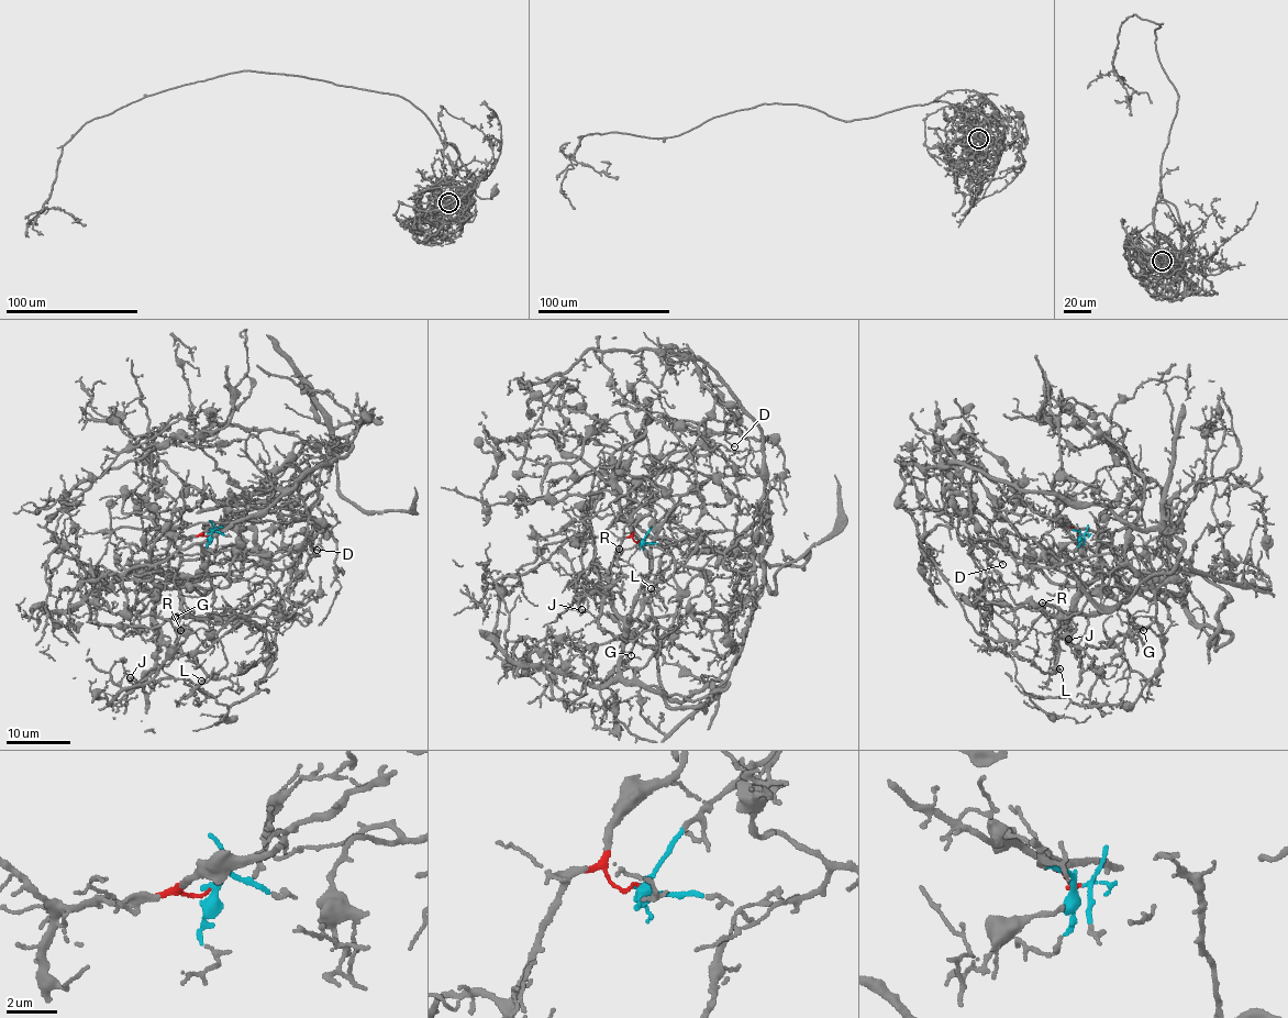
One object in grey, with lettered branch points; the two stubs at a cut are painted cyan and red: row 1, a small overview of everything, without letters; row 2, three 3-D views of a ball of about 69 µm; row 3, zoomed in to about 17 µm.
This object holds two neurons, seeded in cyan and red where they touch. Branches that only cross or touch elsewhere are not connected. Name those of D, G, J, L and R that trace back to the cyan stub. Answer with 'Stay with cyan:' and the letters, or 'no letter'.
Stay with cyan: D

